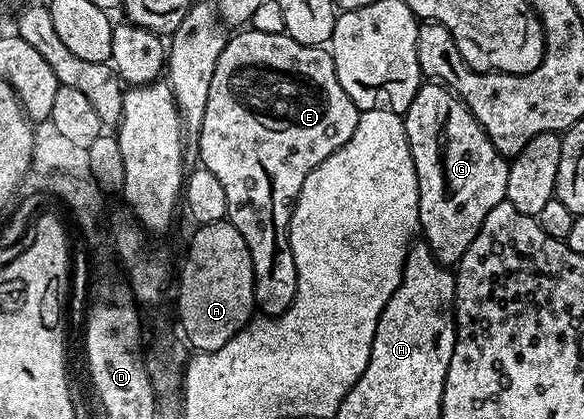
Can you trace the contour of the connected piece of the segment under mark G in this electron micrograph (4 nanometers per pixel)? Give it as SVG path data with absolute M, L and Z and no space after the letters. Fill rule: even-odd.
M438 82L420 83L409 110L402 113L409 150L413 154L413 166L419 183L419 226L422 239L437 259L445 265L458 265L459 259L469 250L473 238L485 222L485 214L493 206L504 203L509 182L509 160L493 146L489 134L473 118L471 111L455 93Z

